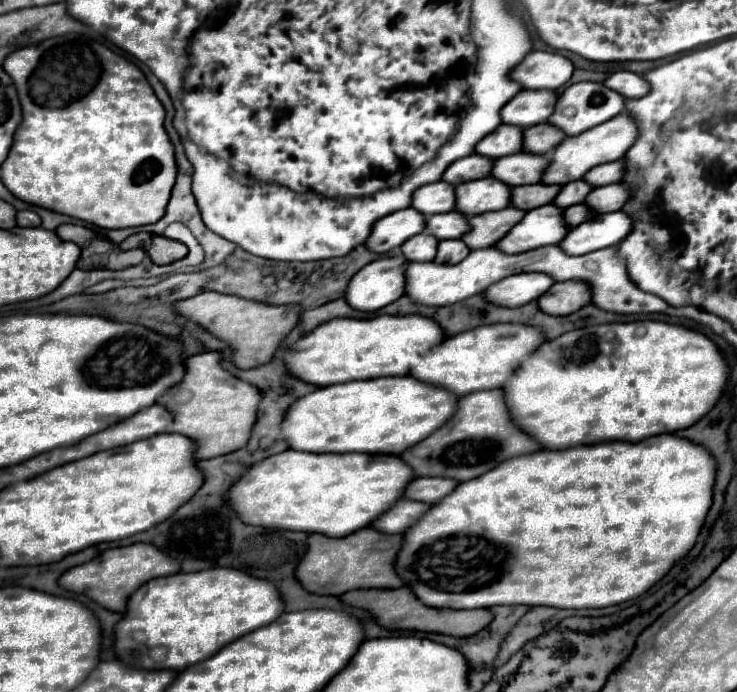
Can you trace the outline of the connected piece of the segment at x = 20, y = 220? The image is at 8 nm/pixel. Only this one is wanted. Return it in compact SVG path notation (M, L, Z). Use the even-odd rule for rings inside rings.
M21 210L17 212L17 226L39 226L41 224L41 218L31 212L31 210Z

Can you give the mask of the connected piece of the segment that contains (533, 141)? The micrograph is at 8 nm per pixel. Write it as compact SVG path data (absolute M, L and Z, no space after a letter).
M543 122L531 128L525 128L523 132L523 150L531 154L549 154L565 140L565 132L557 126Z

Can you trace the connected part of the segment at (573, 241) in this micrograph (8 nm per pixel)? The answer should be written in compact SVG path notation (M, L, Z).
M623 210L611 214L597 214L597 218L591 218L589 222L571 228L571 232L561 242L561 248L567 254L581 256L587 252L621 244L631 230L633 230L633 220Z

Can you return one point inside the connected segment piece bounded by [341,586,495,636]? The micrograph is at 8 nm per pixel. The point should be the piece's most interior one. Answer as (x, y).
(394, 608)

